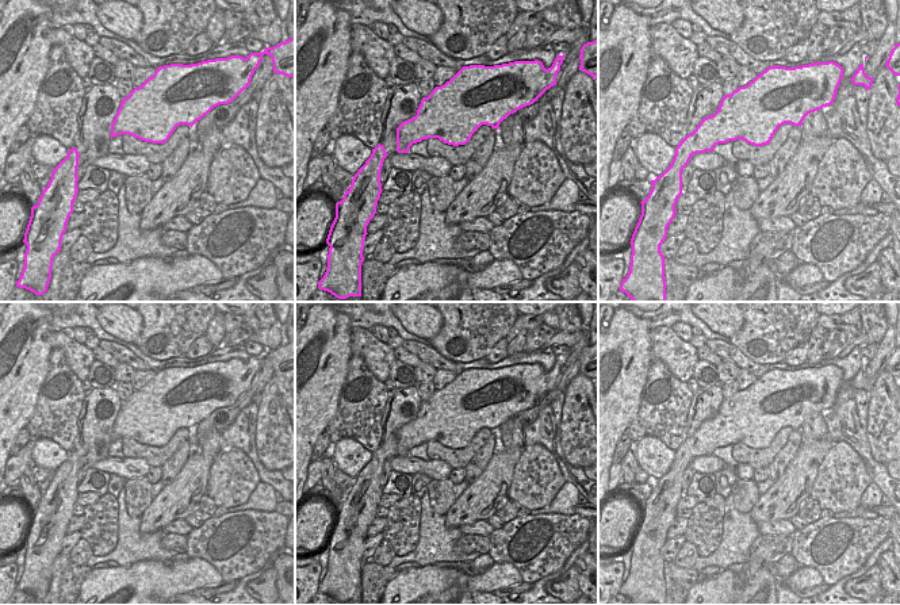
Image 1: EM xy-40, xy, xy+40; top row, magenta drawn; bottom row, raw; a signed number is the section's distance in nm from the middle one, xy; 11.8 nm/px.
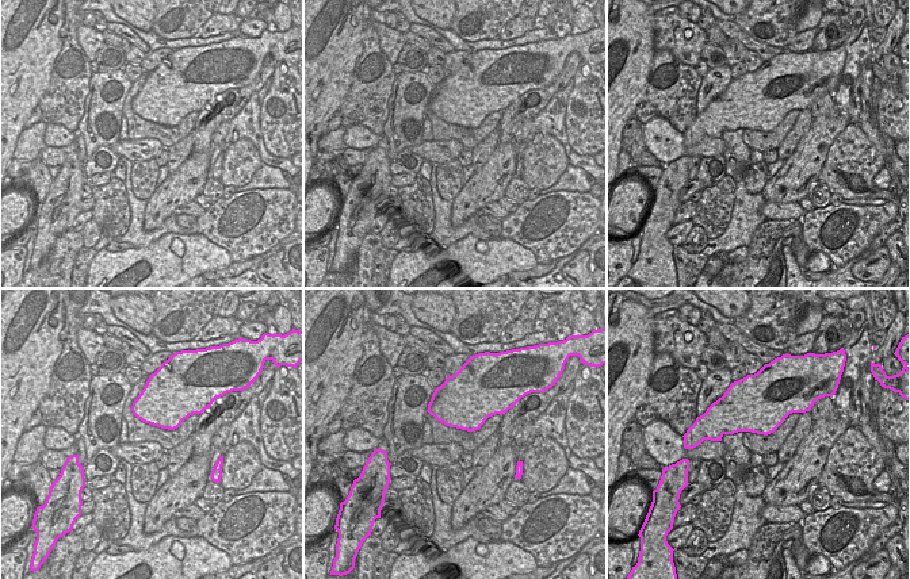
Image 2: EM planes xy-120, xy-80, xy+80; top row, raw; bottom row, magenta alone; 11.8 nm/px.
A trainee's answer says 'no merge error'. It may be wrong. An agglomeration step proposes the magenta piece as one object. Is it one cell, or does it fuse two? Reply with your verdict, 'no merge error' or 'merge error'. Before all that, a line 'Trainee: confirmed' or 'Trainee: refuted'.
Trainee: confirmed
no merge error

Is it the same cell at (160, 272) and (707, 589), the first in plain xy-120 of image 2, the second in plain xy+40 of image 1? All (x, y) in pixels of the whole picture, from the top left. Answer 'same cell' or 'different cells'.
same cell

